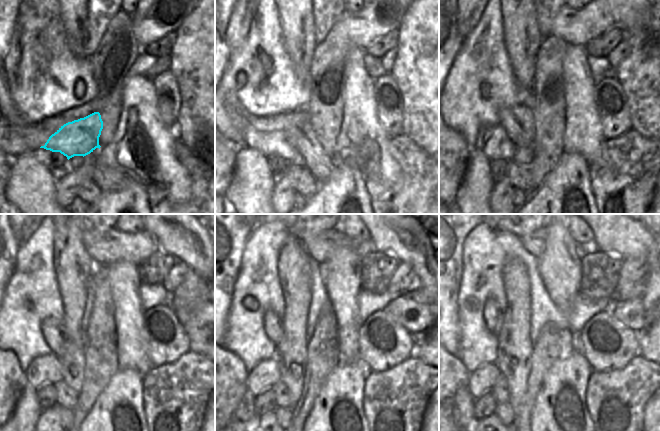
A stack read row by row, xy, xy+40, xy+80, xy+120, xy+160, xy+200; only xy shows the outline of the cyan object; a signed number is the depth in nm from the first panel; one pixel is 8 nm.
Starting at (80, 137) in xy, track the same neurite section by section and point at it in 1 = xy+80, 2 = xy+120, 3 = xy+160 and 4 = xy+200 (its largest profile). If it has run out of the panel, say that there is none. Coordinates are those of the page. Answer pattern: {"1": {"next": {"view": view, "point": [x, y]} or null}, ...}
{"1": {"next": {"view": "xy+80", "point": [495, 142]}}, "2": {"next": {"view": "xy+120", "point": [42, 370]}}, "3": {"next": {"view": "xy+160", "point": [265, 374]}}, "4": {"next": {"view": "xy+200", "point": [481, 380]}}}

